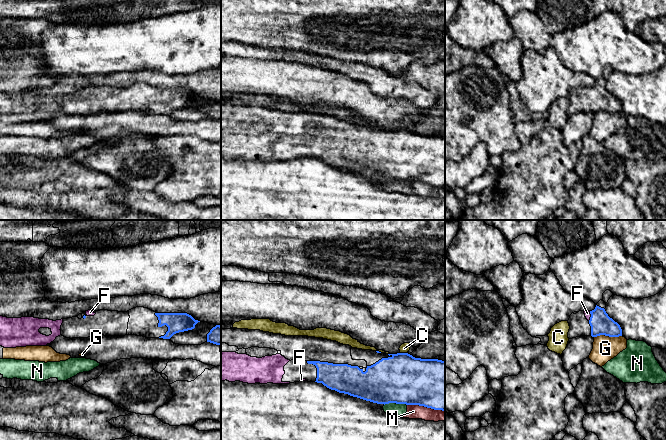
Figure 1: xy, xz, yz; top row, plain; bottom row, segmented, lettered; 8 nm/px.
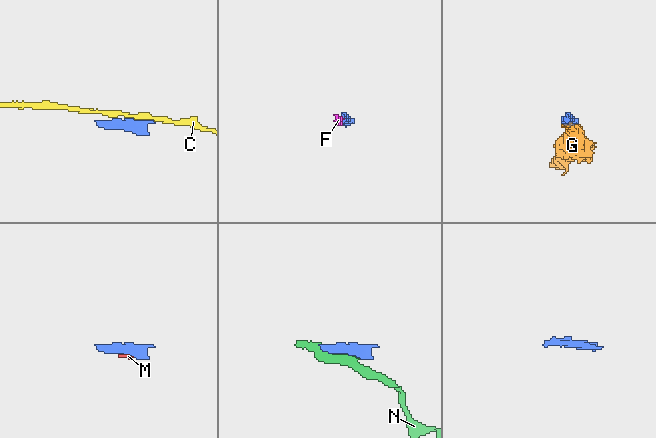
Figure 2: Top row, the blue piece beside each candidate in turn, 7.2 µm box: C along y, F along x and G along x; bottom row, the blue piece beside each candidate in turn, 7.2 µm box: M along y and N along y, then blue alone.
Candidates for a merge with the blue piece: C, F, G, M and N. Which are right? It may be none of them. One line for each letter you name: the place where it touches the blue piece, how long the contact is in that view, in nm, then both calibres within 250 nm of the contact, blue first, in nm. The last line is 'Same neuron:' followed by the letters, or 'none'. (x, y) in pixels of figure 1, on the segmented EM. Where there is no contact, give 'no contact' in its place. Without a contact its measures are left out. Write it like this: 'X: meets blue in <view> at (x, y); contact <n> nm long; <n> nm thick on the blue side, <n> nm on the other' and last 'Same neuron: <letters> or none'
F: meets blue in yz at (591, 316); contact 80 nm long; 180 nm thick on the blue side, 50 nm on the other
Same neuron: F

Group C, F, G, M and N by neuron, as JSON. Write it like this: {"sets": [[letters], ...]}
{"sets": [["C"], ["F"], ["G"], ["M", "N"]]}

